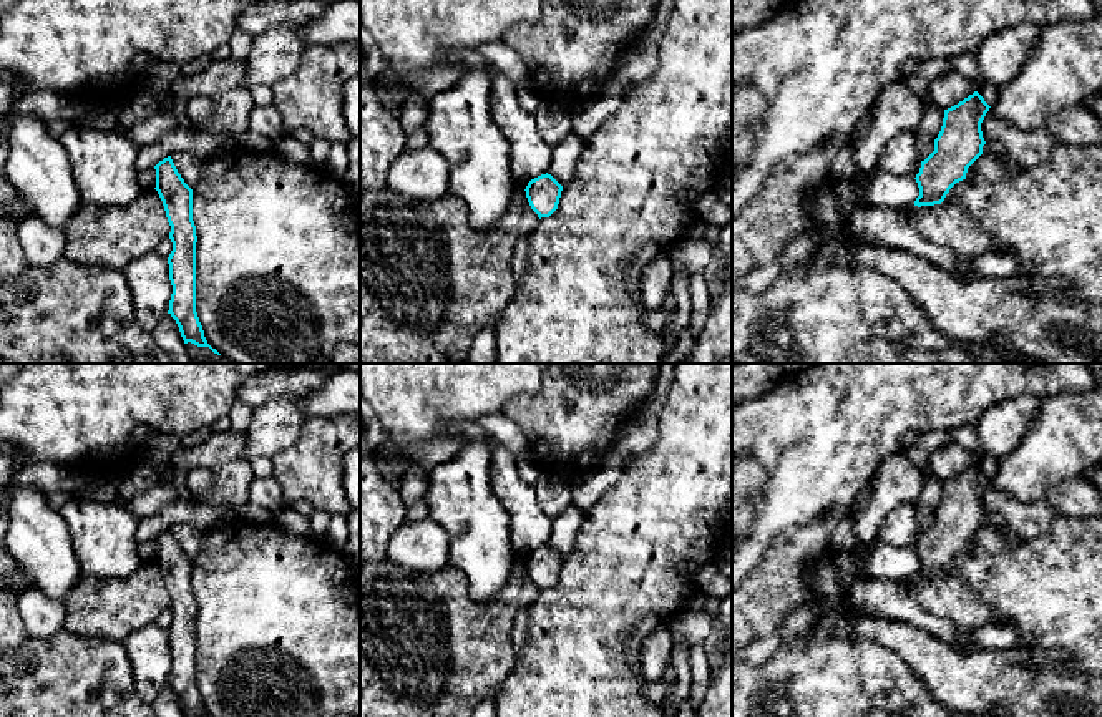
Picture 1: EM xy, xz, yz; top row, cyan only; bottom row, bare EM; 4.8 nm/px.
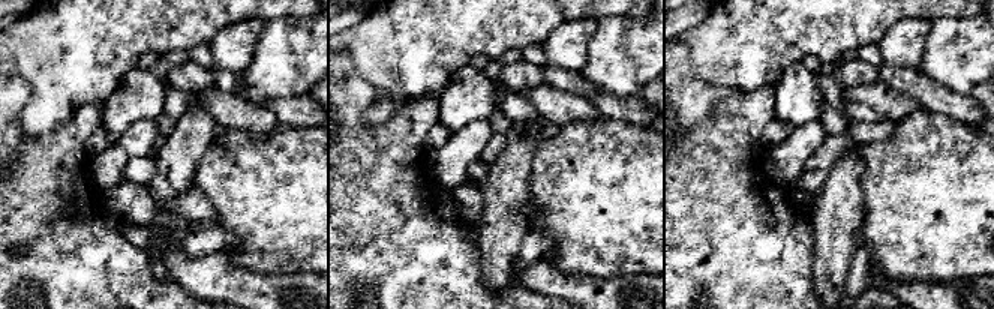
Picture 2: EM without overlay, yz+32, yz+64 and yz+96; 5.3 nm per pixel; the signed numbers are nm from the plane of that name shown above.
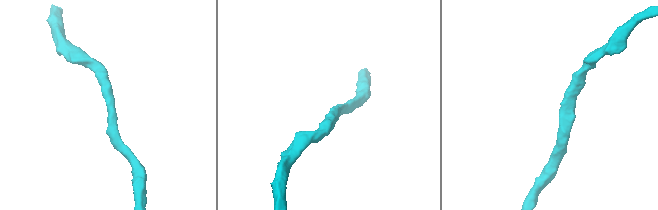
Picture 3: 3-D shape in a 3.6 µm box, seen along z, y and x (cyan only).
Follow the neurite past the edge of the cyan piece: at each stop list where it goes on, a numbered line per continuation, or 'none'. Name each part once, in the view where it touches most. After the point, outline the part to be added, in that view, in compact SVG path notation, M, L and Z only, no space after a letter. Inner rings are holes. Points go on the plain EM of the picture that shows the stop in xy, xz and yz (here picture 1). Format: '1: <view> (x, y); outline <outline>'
none

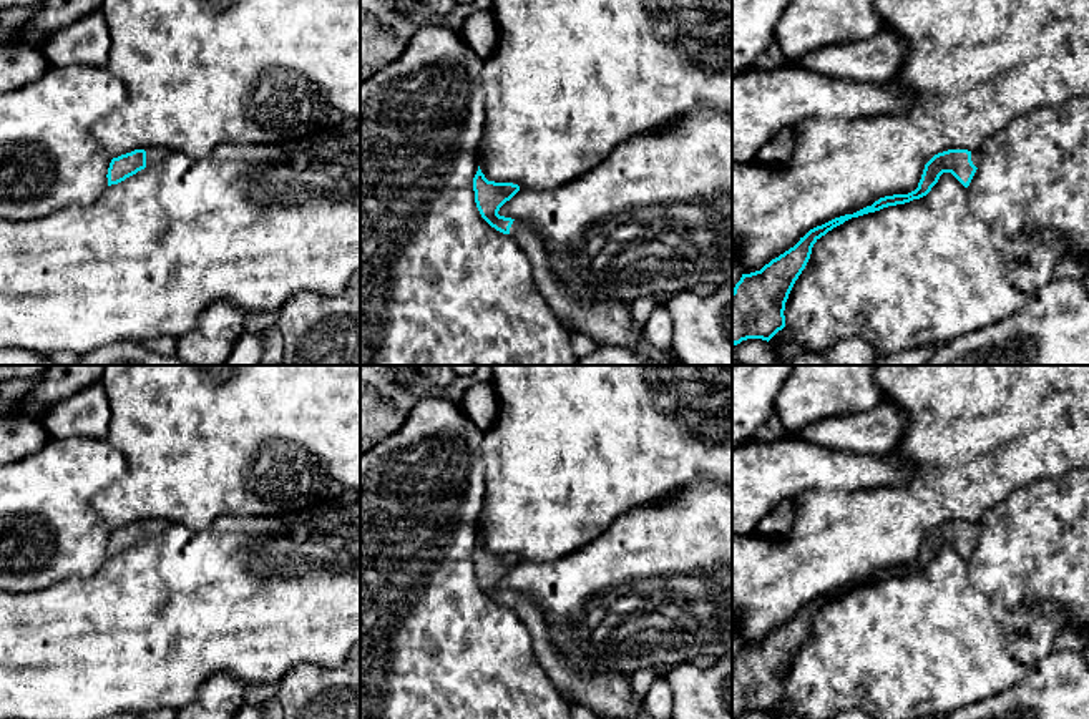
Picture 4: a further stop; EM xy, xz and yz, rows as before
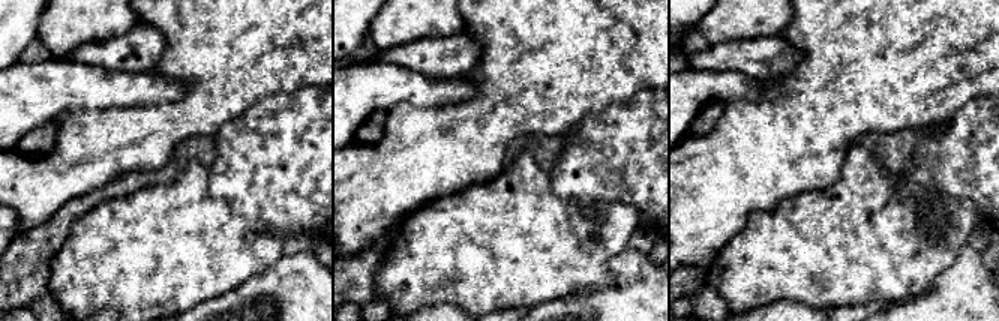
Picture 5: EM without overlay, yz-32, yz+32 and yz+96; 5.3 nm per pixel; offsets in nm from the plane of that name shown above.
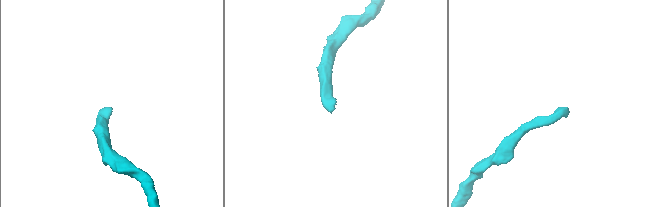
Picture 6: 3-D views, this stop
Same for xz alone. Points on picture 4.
1: xz (608, 693); outline M515 591L510 608L528 628L535 656L564 701L591 707L599 719L654 719L644 702L634 701L631 676L616 669L583 673L573 666L556 649L551 628L526 594Z

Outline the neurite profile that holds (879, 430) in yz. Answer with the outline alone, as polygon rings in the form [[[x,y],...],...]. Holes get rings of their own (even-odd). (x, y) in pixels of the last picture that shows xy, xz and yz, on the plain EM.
[[[881,400],[875,408],[820,420],[790,437],[832,450],[850,453],[886,455],[898,448],[908,432],[908,413],[895,404]]]

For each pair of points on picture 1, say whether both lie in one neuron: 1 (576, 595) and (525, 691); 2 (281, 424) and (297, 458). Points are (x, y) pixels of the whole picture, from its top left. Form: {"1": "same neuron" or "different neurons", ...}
{"1": "same neuron", "2": "different neurons"}

